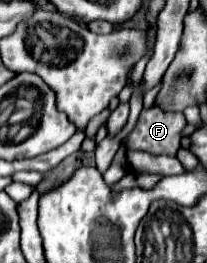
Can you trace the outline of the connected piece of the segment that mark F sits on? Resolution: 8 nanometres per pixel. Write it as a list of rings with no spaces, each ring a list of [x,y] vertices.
[[[151,105],[141,111],[137,125],[125,137],[125,147],[127,151],[139,149],[153,155],[177,155],[183,125],[187,125],[183,113],[163,111],[159,105]]]

